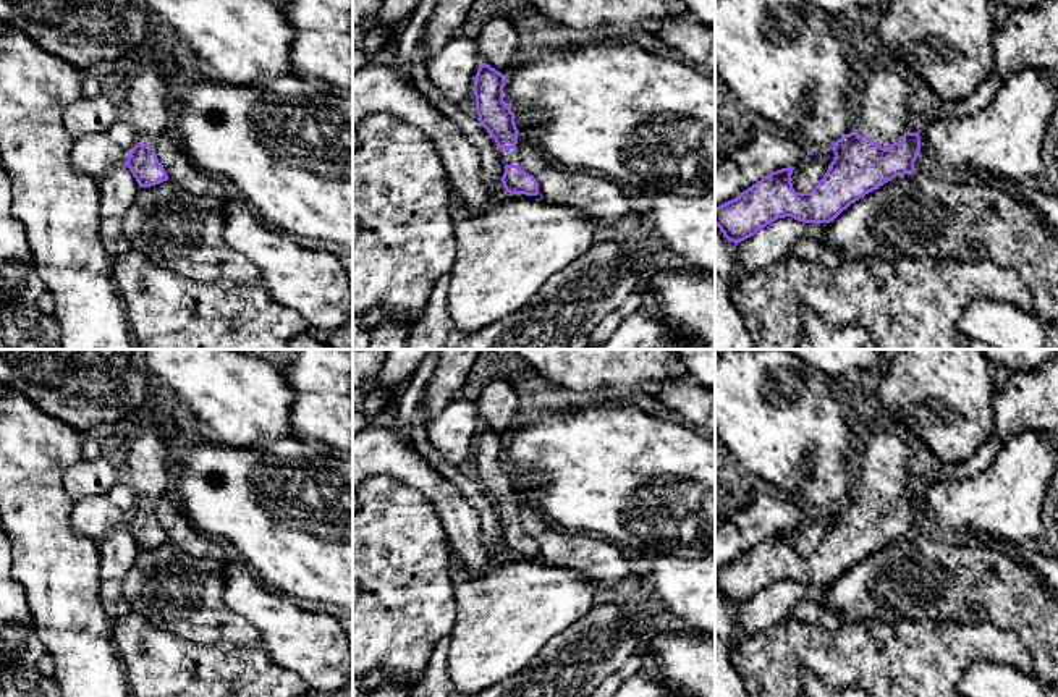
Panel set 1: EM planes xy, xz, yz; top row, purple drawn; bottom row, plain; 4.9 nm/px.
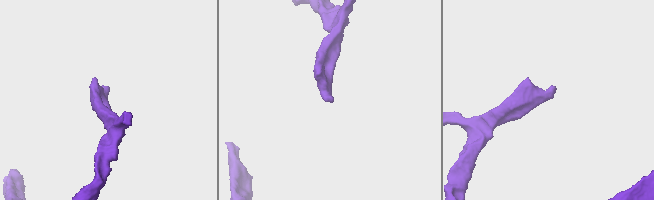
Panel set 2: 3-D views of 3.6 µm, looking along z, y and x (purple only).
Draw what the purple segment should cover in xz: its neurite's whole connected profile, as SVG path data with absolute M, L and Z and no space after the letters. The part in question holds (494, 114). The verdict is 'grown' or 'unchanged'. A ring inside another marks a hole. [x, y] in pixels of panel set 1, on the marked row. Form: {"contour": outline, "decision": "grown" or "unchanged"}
{"contour": "M480 63L474 79L476 110L480 125L495 139L500 152L505 173L501 183L510 194L537 196L537 180L526 173L521 165L521 157L516 150L518 128L514 113L503 100L505 74L487 63Z", "decision": "grown"}

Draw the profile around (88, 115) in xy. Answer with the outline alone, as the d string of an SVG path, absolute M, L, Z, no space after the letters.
M104 94L97 97L81 95L61 113L65 128L76 139L89 134L107 133L107 129L121 118L123 112L120 112Z

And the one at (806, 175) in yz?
M833 150L814 152L804 157L793 170L791 183L796 192L810 192L817 183L823 178L830 163L833 162Z

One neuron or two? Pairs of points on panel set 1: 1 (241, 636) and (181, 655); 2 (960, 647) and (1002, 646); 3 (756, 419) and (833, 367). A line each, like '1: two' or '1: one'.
1: two
2: one
3: two

